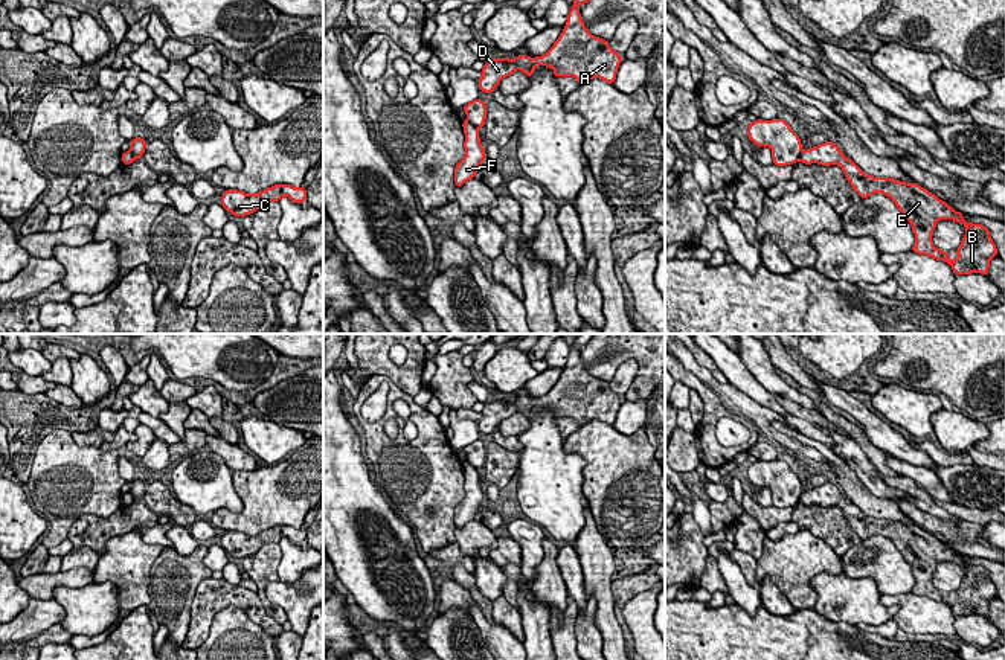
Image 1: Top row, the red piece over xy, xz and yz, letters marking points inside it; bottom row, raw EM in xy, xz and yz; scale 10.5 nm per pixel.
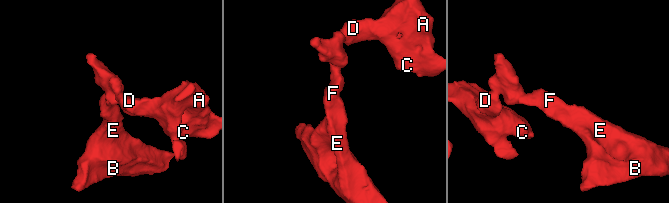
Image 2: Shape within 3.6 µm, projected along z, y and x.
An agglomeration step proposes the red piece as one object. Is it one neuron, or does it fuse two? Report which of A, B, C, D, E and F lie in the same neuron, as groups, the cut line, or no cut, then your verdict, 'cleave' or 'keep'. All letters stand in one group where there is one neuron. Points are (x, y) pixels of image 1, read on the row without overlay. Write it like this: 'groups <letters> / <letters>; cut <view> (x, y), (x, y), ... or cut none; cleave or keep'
groups A C D / B E F; cut xz (467, 461), (478, 470); cleave

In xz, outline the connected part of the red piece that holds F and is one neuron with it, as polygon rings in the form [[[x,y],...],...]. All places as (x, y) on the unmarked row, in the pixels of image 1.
[[[468,462],[462,463],[465,476],[465,498],[454,508],[454,527],[464,527],[465,523],[474,520],[479,508],[485,501],[485,491],[480,485],[479,469]]]

